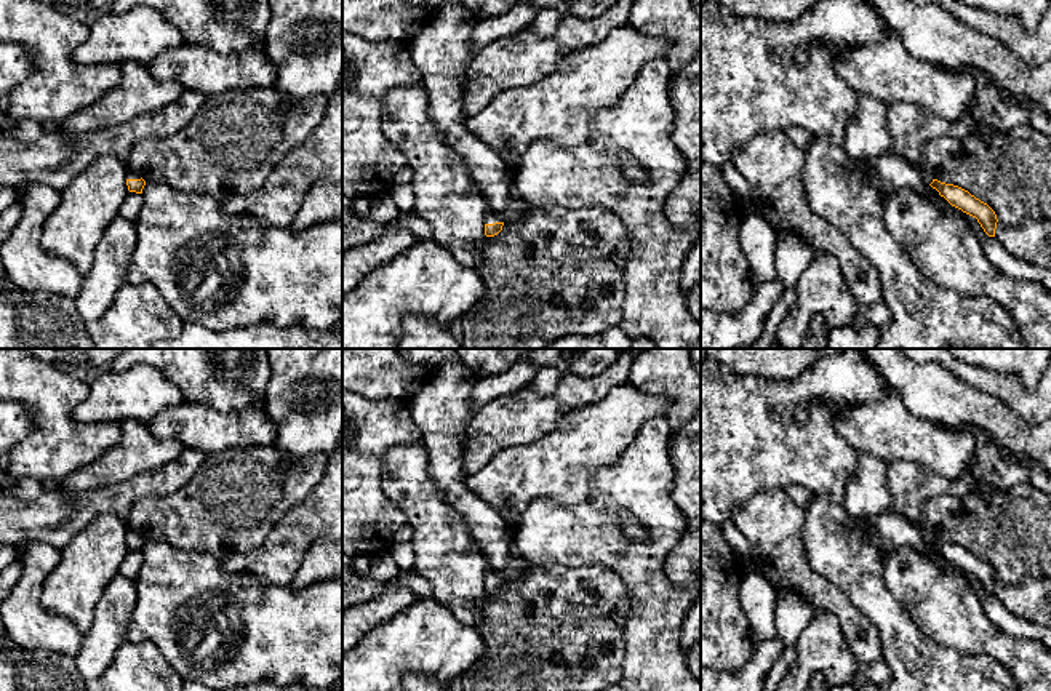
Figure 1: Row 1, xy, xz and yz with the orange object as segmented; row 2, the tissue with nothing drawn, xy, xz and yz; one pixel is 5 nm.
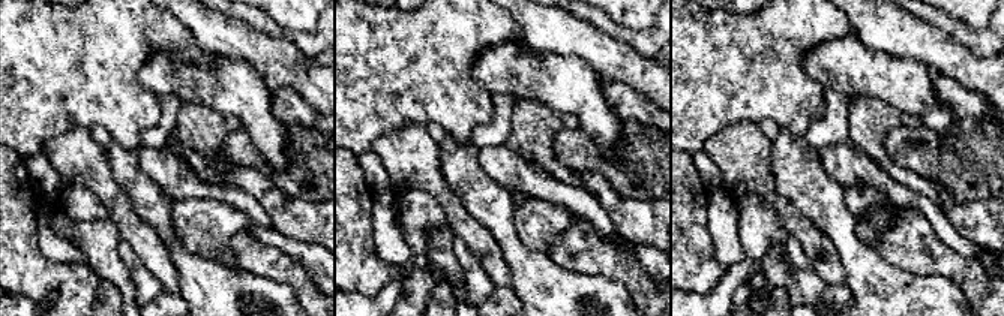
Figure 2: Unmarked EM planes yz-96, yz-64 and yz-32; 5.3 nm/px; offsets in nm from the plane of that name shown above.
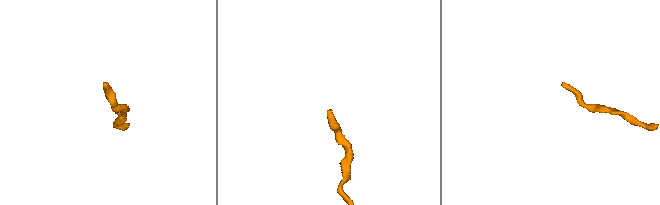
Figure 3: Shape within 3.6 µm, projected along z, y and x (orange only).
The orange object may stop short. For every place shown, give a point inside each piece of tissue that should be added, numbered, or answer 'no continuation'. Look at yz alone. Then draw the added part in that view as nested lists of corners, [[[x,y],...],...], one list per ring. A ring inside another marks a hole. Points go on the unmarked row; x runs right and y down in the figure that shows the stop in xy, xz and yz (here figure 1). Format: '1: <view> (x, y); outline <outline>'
1: yz (911, 485); outline [[[977,438],[976,451],[968,472],[955,480],[933,473],[929,469],[904,461],[886,462],[888,491],[891,509],[918,526],[925,542],[933,541],[933,533],[923,528],[925,502],[939,496],[965,497],[974,493],[979,481],[1009,489],[1029,483],[1029,470],[1006,461],[995,443]]]

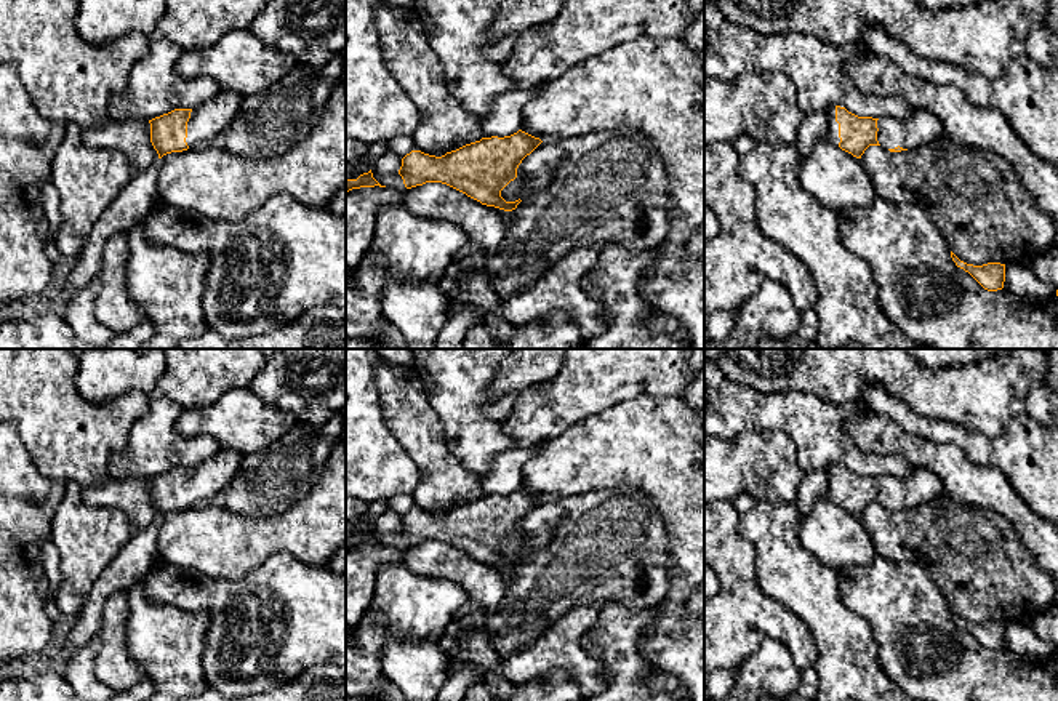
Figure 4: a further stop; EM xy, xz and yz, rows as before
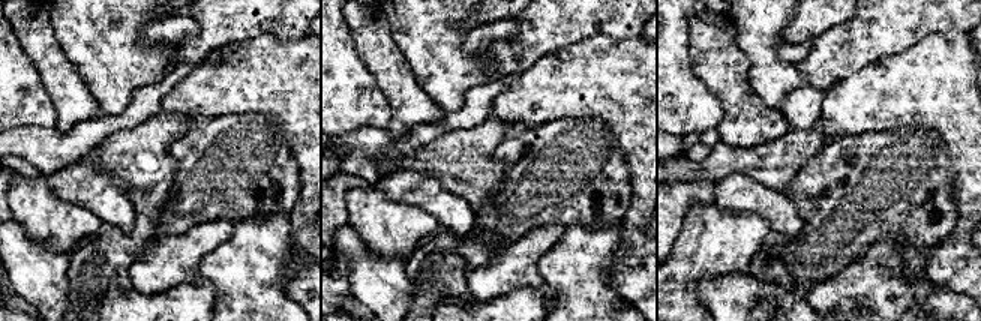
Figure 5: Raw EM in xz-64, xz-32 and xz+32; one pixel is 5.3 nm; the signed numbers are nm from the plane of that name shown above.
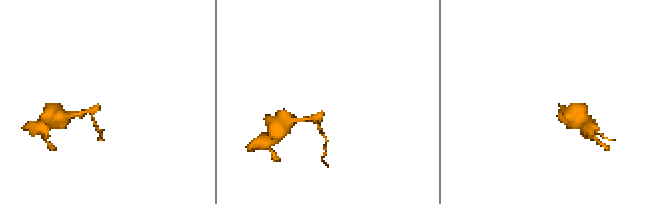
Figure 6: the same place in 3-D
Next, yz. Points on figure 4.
1: yz (833, 484); outline [[[829,464],[826,467],[828,474],[828,488],[829,488],[829,498],[839,504],[840,496],[839,496],[839,482],[836,480],[836,464]]]

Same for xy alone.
1: xy (208, 479); outline [[[221,448],[210,459],[194,466],[187,480],[189,507],[213,501],[232,482],[243,456]]]

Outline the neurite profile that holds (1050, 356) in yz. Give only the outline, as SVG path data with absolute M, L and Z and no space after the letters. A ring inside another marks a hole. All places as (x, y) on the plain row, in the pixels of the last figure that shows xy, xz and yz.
M1048 349L1045 352L1045 379L1058 392L1058 349Z

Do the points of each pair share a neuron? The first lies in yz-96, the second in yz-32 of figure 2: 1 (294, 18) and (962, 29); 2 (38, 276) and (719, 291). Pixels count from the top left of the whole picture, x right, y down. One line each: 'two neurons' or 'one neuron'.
1: two neurons
2: two neurons

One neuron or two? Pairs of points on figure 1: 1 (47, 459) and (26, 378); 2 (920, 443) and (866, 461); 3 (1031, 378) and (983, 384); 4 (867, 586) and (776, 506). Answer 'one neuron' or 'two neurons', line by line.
1: one neuron
2: two neurons
3: two neurons
4: two neurons

